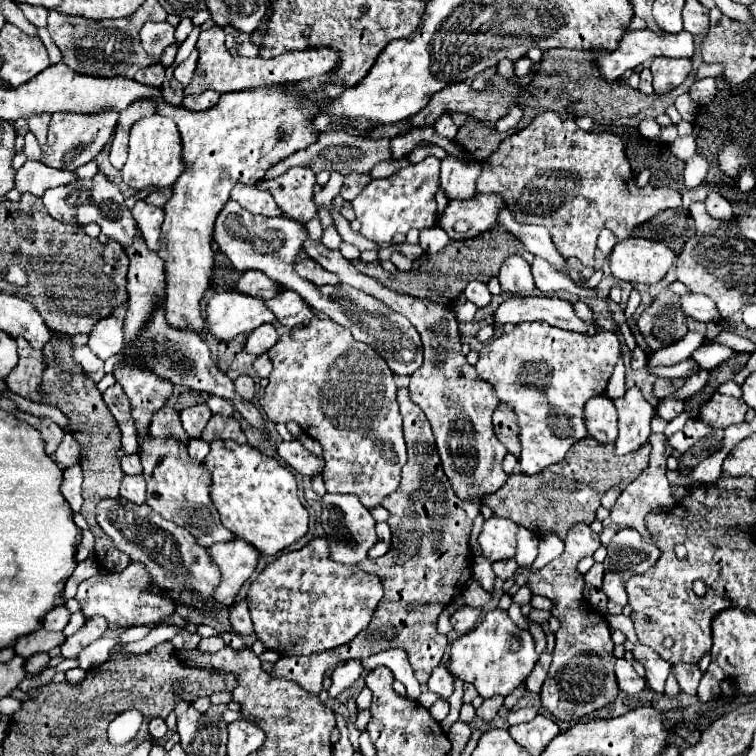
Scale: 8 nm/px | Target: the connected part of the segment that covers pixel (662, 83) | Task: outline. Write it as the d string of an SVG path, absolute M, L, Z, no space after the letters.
M655 57L651 63L653 73L653 89L663 95L681 85L693 71L693 59L671 59L671 57Z

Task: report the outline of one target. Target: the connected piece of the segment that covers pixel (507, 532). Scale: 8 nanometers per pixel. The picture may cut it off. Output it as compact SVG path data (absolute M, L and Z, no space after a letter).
M503 517L487 519L477 539L483 549L483 557L487 557L491 563L513 557L515 555L515 533L517 533L517 523L503 519Z

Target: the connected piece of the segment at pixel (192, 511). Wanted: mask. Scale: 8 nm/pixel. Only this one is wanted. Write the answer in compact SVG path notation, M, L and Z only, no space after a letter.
M153 437L141 447L139 457L143 463L143 477L147 481L147 505L163 519L189 531L201 547L231 541L233 535L219 523L219 513L209 499L209 473L201 469L199 461L193 461L187 455L187 447L175 439L159 441Z

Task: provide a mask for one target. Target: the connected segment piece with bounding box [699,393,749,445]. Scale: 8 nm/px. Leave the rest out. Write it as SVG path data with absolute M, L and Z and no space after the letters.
M713 393L713 397L709 401L705 401L699 409L699 419L711 427L711 433L707 437L703 437L701 443L709 445L715 439L715 433L727 429L729 425L743 423L747 409L749 407L741 399Z

